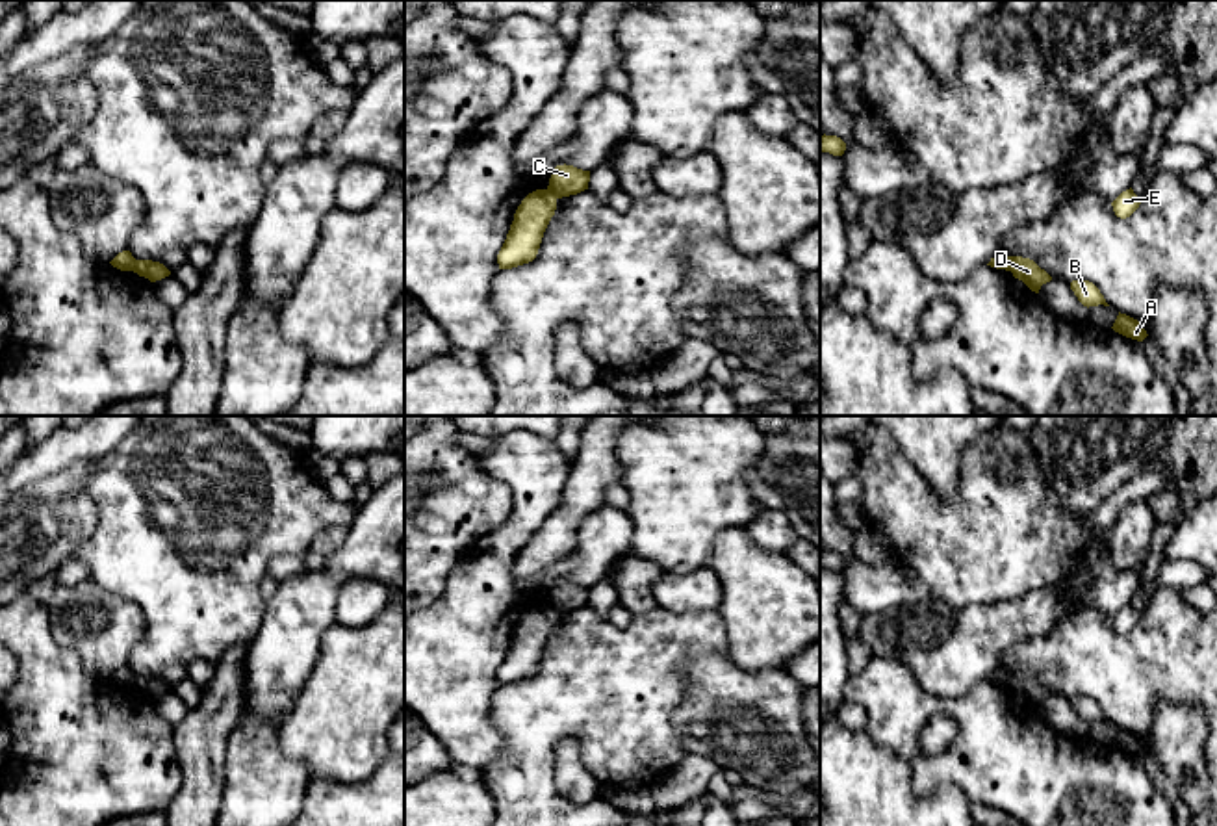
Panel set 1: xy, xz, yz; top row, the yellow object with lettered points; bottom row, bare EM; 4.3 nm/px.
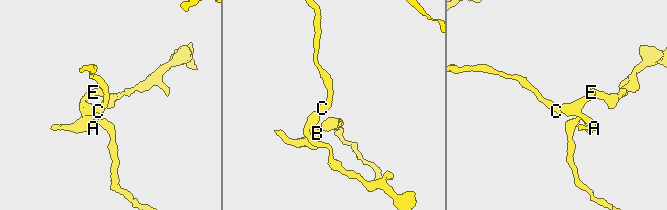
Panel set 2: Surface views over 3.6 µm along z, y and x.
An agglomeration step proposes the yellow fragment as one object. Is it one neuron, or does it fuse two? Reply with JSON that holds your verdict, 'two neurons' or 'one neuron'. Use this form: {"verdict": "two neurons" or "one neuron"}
{"verdict": "two neurons"}

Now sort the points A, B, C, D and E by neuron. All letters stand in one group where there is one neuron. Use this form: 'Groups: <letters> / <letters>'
Groups: A B D E / C

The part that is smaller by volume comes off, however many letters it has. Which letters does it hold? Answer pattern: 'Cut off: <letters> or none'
Cut off: A, B, D, E

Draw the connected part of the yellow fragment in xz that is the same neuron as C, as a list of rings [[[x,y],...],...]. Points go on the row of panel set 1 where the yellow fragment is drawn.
[[[557,165],[547,189],[557,197],[570,197],[588,189],[590,171],[577,169],[573,165]]]

